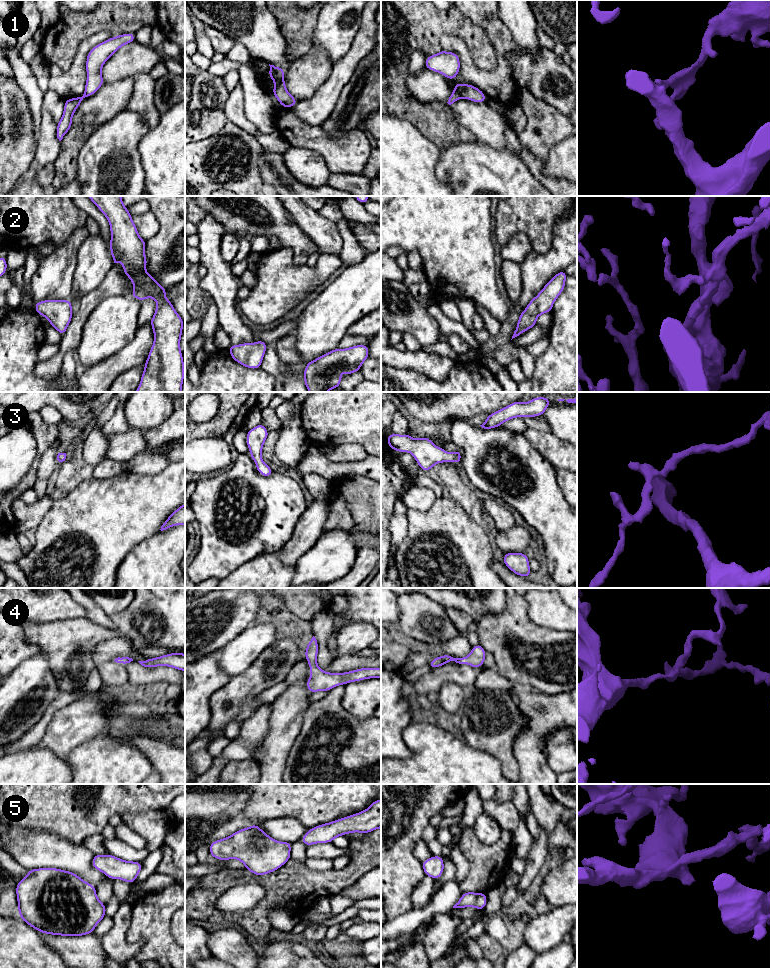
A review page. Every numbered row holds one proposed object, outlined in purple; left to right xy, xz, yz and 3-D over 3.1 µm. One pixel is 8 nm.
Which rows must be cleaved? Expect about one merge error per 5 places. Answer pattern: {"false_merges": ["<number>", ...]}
{"false_merges": ["1"]}

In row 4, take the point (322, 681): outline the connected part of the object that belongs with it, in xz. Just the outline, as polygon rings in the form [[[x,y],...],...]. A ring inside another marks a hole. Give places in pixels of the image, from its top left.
[[[313,636],[305,649],[305,658],[308,661],[311,676],[307,680],[307,689],[314,693],[318,691],[329,691],[335,686],[345,685],[348,682],[356,682],[370,678],[381,678],[381,668],[359,668],[344,673],[329,673],[322,671],[317,665],[317,653],[319,645]]]

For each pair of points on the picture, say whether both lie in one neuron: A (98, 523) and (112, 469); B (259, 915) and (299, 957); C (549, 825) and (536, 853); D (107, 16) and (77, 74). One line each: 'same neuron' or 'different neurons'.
A: different neurons
B: different neurons
C: different neurons
D: different neurons

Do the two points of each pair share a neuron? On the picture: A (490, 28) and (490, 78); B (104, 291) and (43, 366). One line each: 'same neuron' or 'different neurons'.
A: same neuron
B: same neuron

